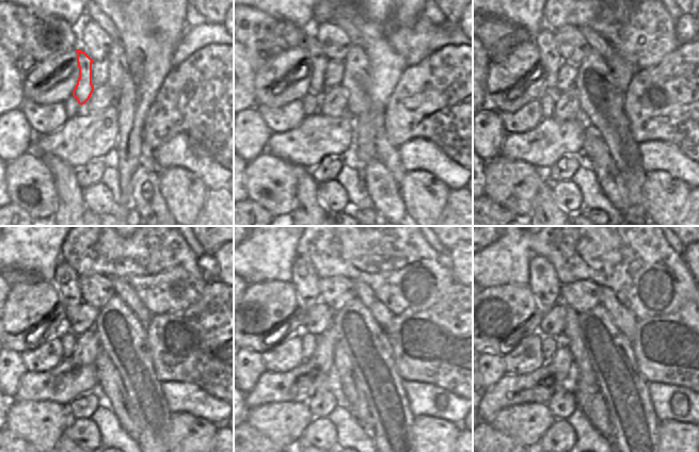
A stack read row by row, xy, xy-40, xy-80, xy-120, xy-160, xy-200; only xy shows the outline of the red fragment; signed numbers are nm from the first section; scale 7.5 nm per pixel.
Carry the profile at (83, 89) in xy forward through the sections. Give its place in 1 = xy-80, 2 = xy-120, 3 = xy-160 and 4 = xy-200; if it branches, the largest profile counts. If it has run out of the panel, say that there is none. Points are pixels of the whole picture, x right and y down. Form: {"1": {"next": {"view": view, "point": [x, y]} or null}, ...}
{"1": {"next": {"view": "xy-80", "point": [550, 59]}}, "2": {"next": {"view": "xy-120", "point": [66, 280]}}, "3": {"next": {"view": "xy-160", "point": [304, 279]}}, "4": {"next": {"view": "xy-200", "point": [543, 283]}}}

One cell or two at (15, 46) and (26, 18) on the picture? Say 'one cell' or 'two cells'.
one cell

